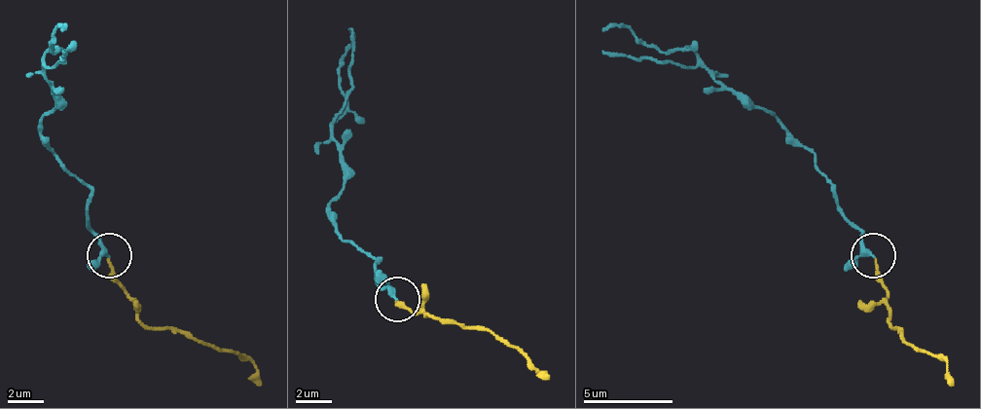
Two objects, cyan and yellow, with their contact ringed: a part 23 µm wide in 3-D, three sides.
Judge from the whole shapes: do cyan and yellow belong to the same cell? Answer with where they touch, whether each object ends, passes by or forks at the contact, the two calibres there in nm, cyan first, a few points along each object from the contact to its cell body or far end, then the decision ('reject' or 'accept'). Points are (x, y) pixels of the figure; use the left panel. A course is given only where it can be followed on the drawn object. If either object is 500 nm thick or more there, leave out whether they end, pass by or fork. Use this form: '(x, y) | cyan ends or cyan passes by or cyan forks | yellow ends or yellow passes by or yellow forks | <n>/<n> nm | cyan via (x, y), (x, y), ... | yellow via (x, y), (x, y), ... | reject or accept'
(109, 255) | cyan passes by | yellow ends | 240/140 nm | cyan via (110, 254), (88, 223), (92, 192), (56, 156), (43, 133), (56, 107), (43, 71), (61, 26), (61, 31) | yellow via (110, 259), (110, 277), (141, 321), (231, 349), (258, 371), (253, 384) | accept

